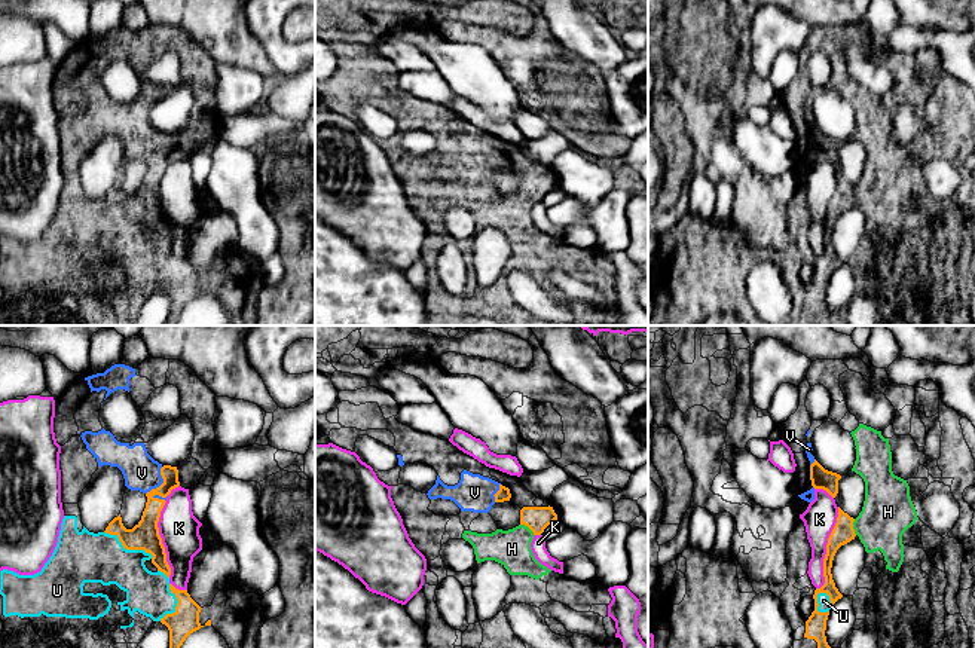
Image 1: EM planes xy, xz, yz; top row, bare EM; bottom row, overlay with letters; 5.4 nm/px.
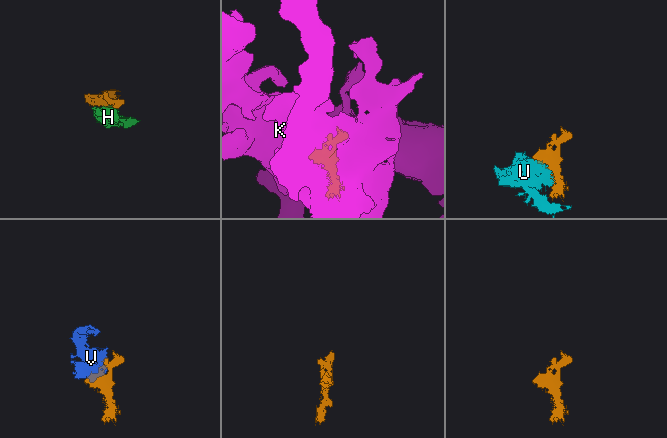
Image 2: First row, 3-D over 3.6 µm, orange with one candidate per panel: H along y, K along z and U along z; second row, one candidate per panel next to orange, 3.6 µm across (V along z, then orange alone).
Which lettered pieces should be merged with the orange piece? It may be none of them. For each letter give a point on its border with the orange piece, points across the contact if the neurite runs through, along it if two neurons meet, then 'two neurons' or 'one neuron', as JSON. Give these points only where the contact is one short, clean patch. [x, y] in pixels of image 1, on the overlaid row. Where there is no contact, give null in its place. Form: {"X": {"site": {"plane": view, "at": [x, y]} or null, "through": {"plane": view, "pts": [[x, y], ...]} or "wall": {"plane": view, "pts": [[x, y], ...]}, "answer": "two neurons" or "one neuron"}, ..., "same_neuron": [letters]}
{"H": {"site": {"plane": "xz", "at": [528, 526]}, "answer": "one neuron"}, "K": {"site": {"plane": "yz", "at": [827, 549]}, "answer": "two neurons"}, "U": {"site": {"plane": "xy", "at": [128, 549]}, "answer": "one neuron"}, "V": {"site": {"plane": "xy", "at": [162, 483]}, "through": {"plane": "xy", "pts": [[147, 526], [152, 497], [162, 483], [141, 473]]}, "answer": "one neuron"}, "same_neuron": ["H", "U", "V"]}

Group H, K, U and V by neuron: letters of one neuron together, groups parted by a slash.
H U V / K

